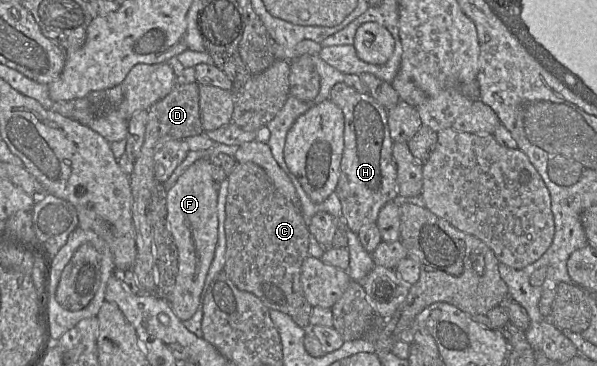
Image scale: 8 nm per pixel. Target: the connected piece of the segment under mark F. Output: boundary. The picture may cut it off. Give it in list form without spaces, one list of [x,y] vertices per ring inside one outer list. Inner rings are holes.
[[[198,159],[178,178],[175,185],[166,192],[167,224],[177,249],[178,273],[168,302],[175,315],[182,321],[189,320],[196,313],[206,276],[214,259],[218,242],[218,186],[211,175],[208,159]]]

